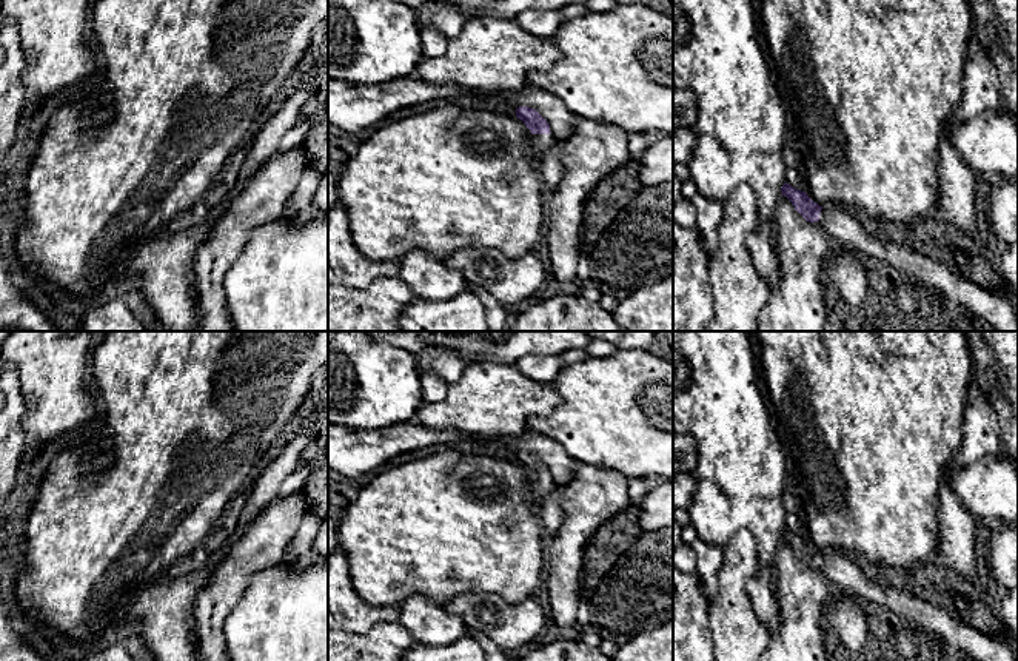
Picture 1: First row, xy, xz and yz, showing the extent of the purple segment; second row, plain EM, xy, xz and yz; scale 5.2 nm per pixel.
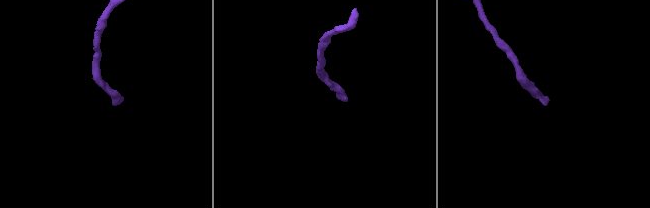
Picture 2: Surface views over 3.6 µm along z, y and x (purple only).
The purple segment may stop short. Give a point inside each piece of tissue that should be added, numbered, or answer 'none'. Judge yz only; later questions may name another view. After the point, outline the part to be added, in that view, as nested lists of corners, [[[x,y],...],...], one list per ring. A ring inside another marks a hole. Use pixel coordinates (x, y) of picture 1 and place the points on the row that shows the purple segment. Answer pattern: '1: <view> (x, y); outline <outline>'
1: yz (846, 230); outline [[[822,206],[818,220],[833,247],[853,250],[864,257],[876,257],[895,268],[936,288],[950,300],[959,302],[995,331],[1018,331],[1016,310],[1003,297],[981,288],[975,282],[939,267],[930,257],[909,247],[892,247],[861,217],[839,206]]]

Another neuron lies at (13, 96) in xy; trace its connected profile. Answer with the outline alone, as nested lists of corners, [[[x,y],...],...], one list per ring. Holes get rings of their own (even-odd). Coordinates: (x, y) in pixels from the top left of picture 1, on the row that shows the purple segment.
[[[0,0],[0,45],[5,48],[5,60],[0,63],[0,163],[2,163],[15,142],[22,111],[29,96],[20,80],[25,68],[25,57],[18,39],[18,31],[15,28],[15,23],[2,14],[2,0]]]

